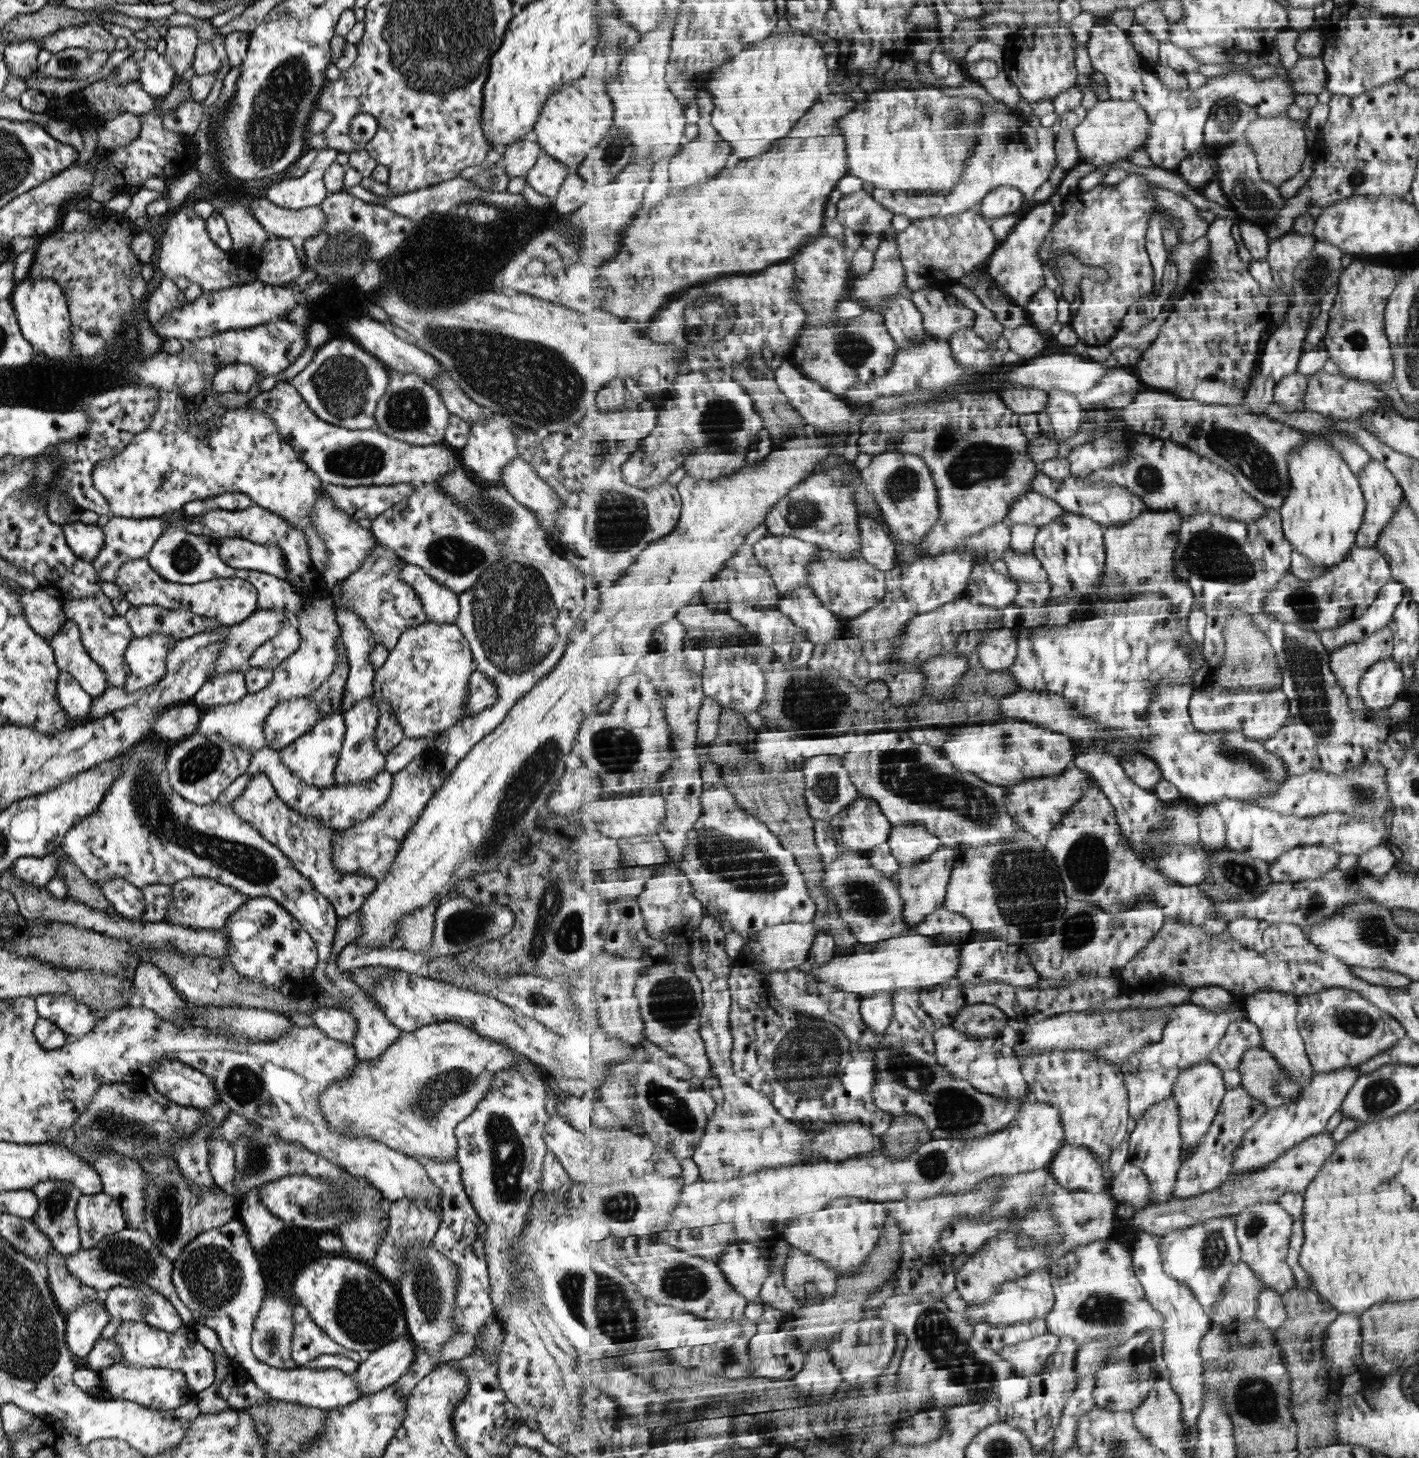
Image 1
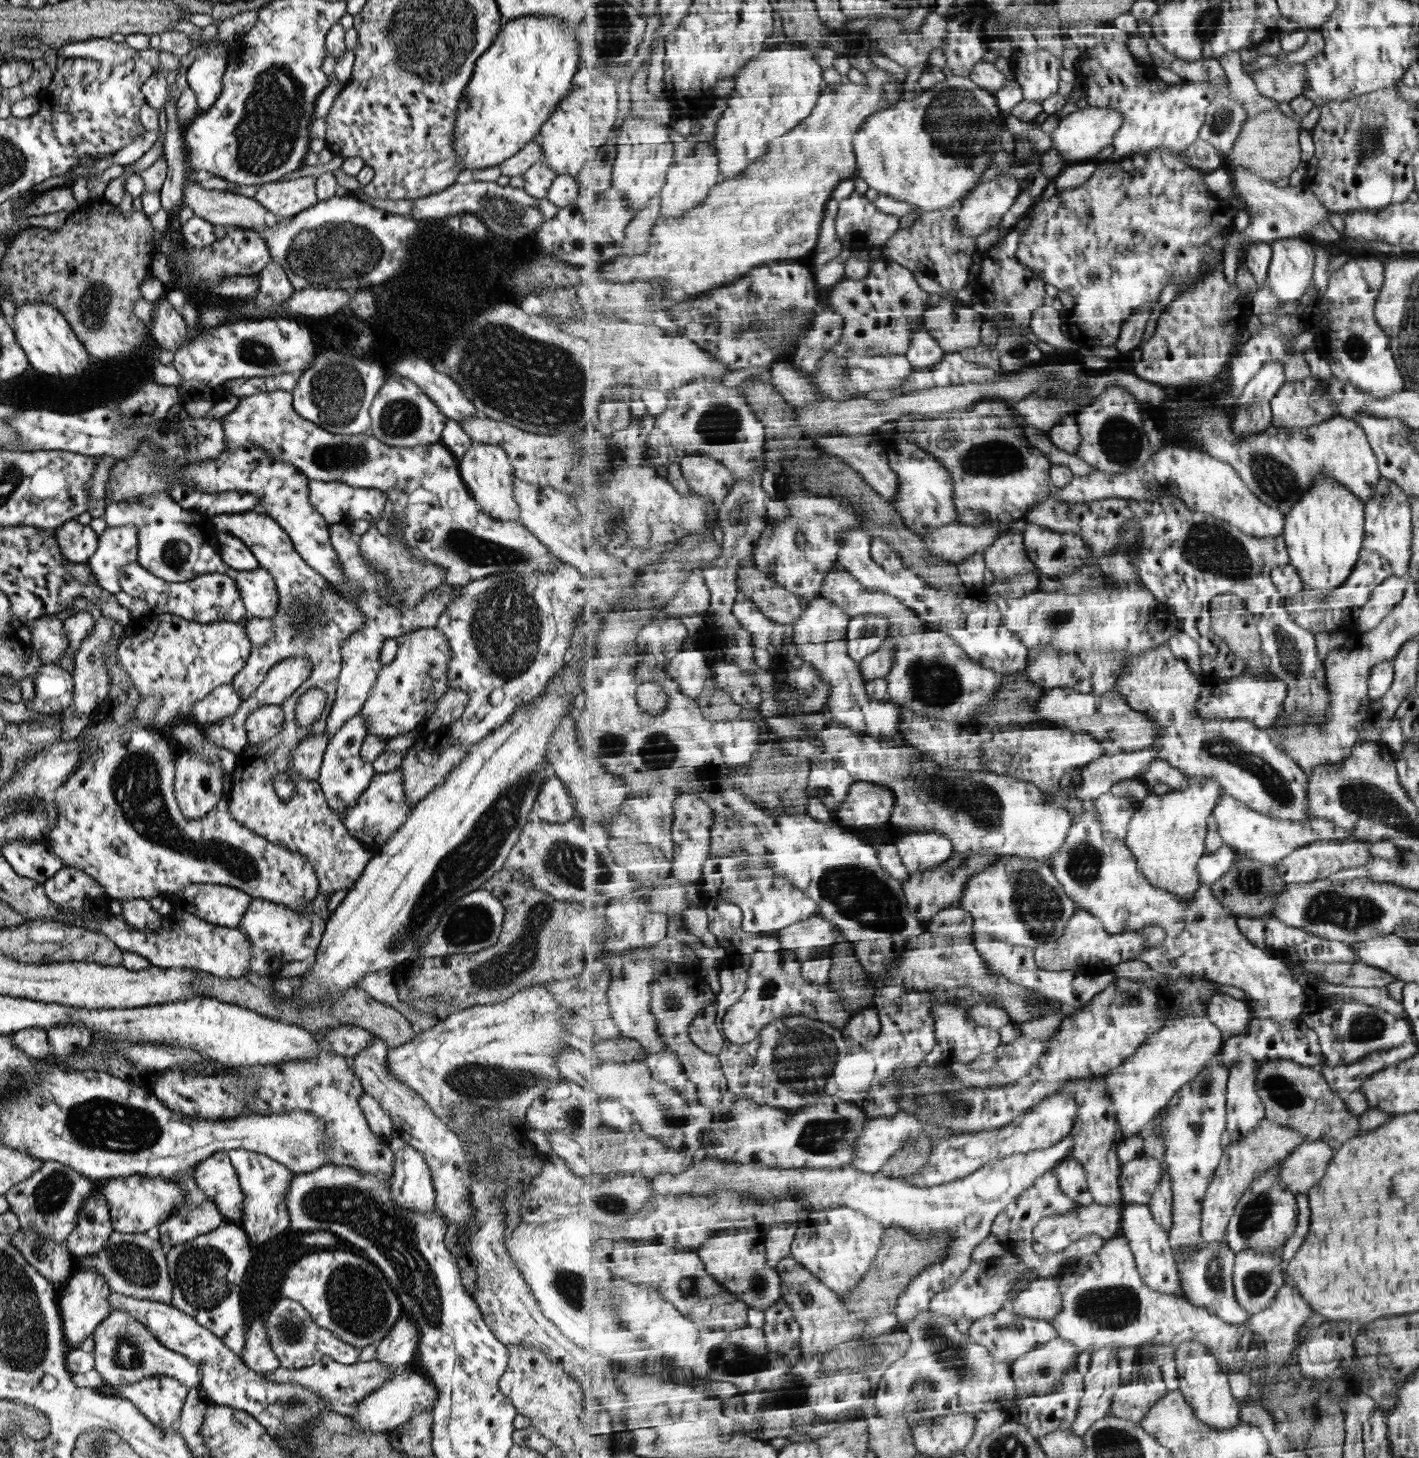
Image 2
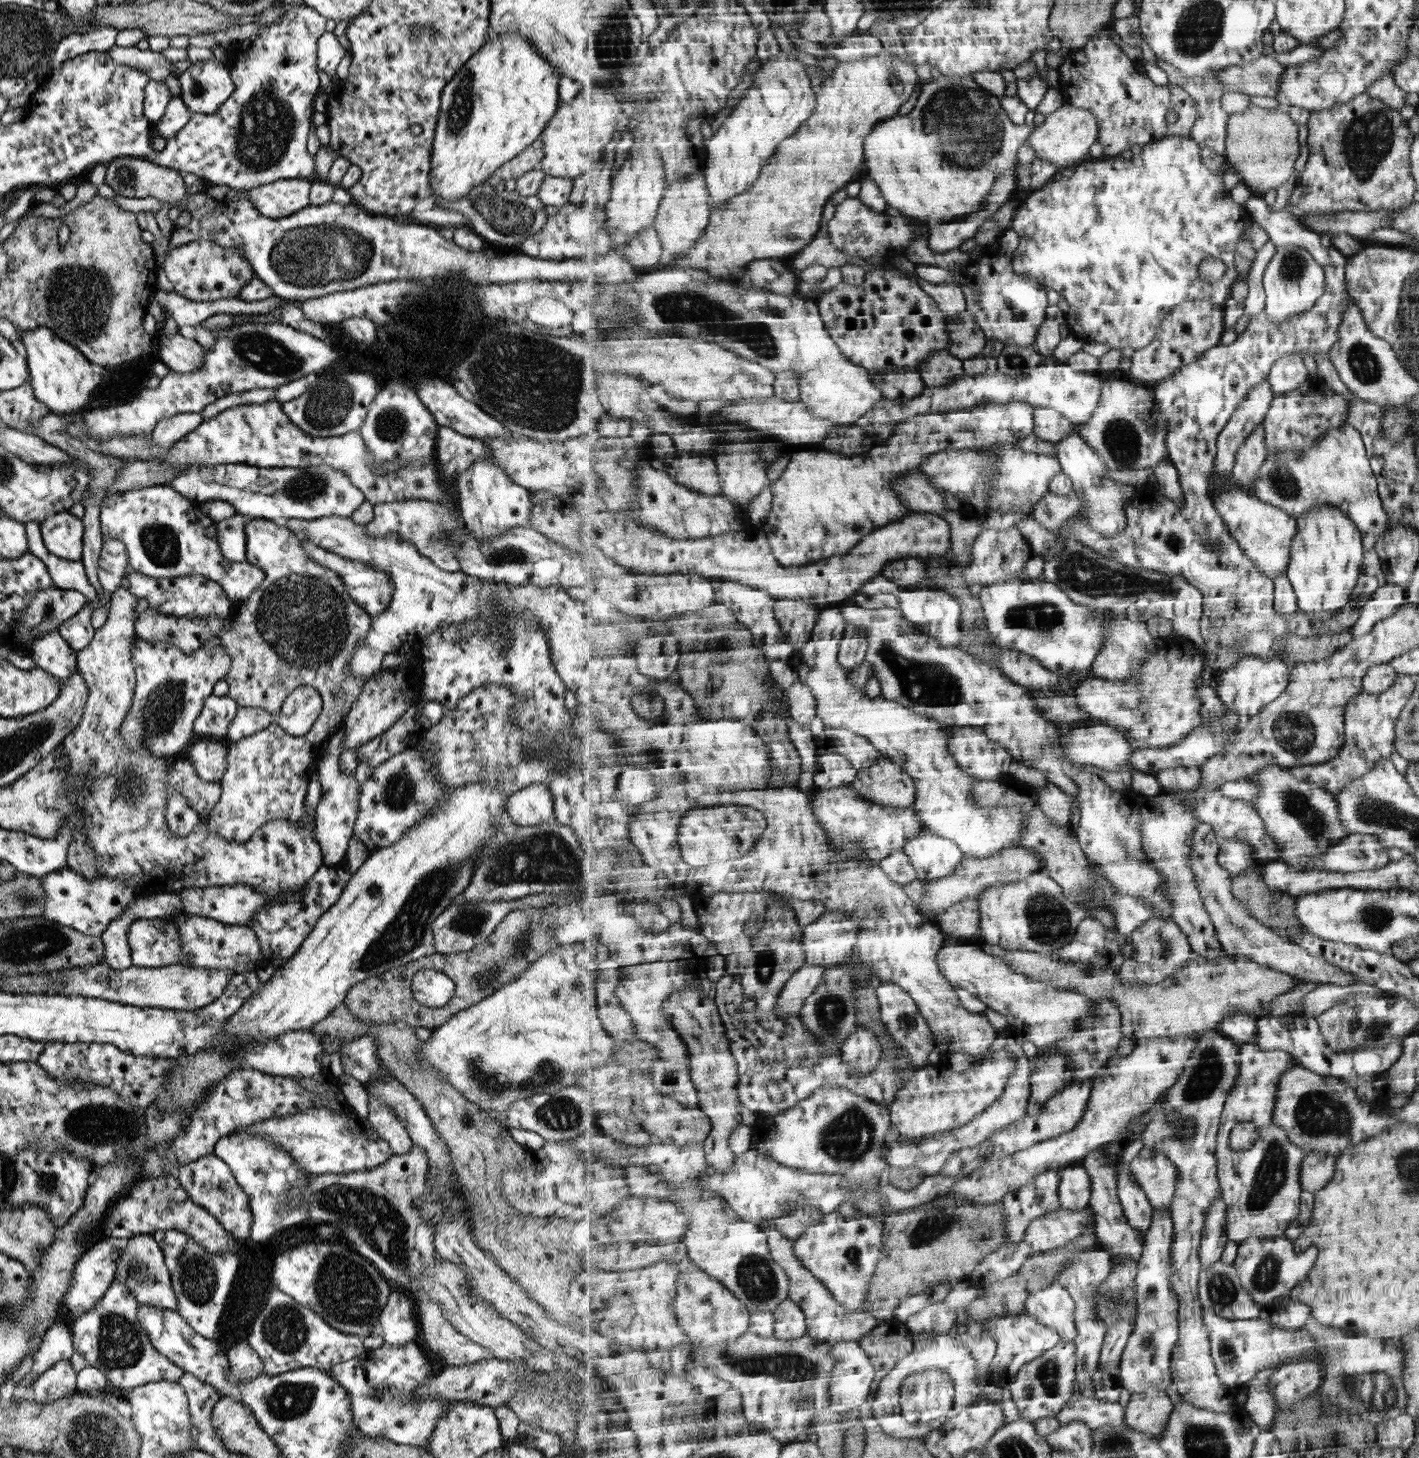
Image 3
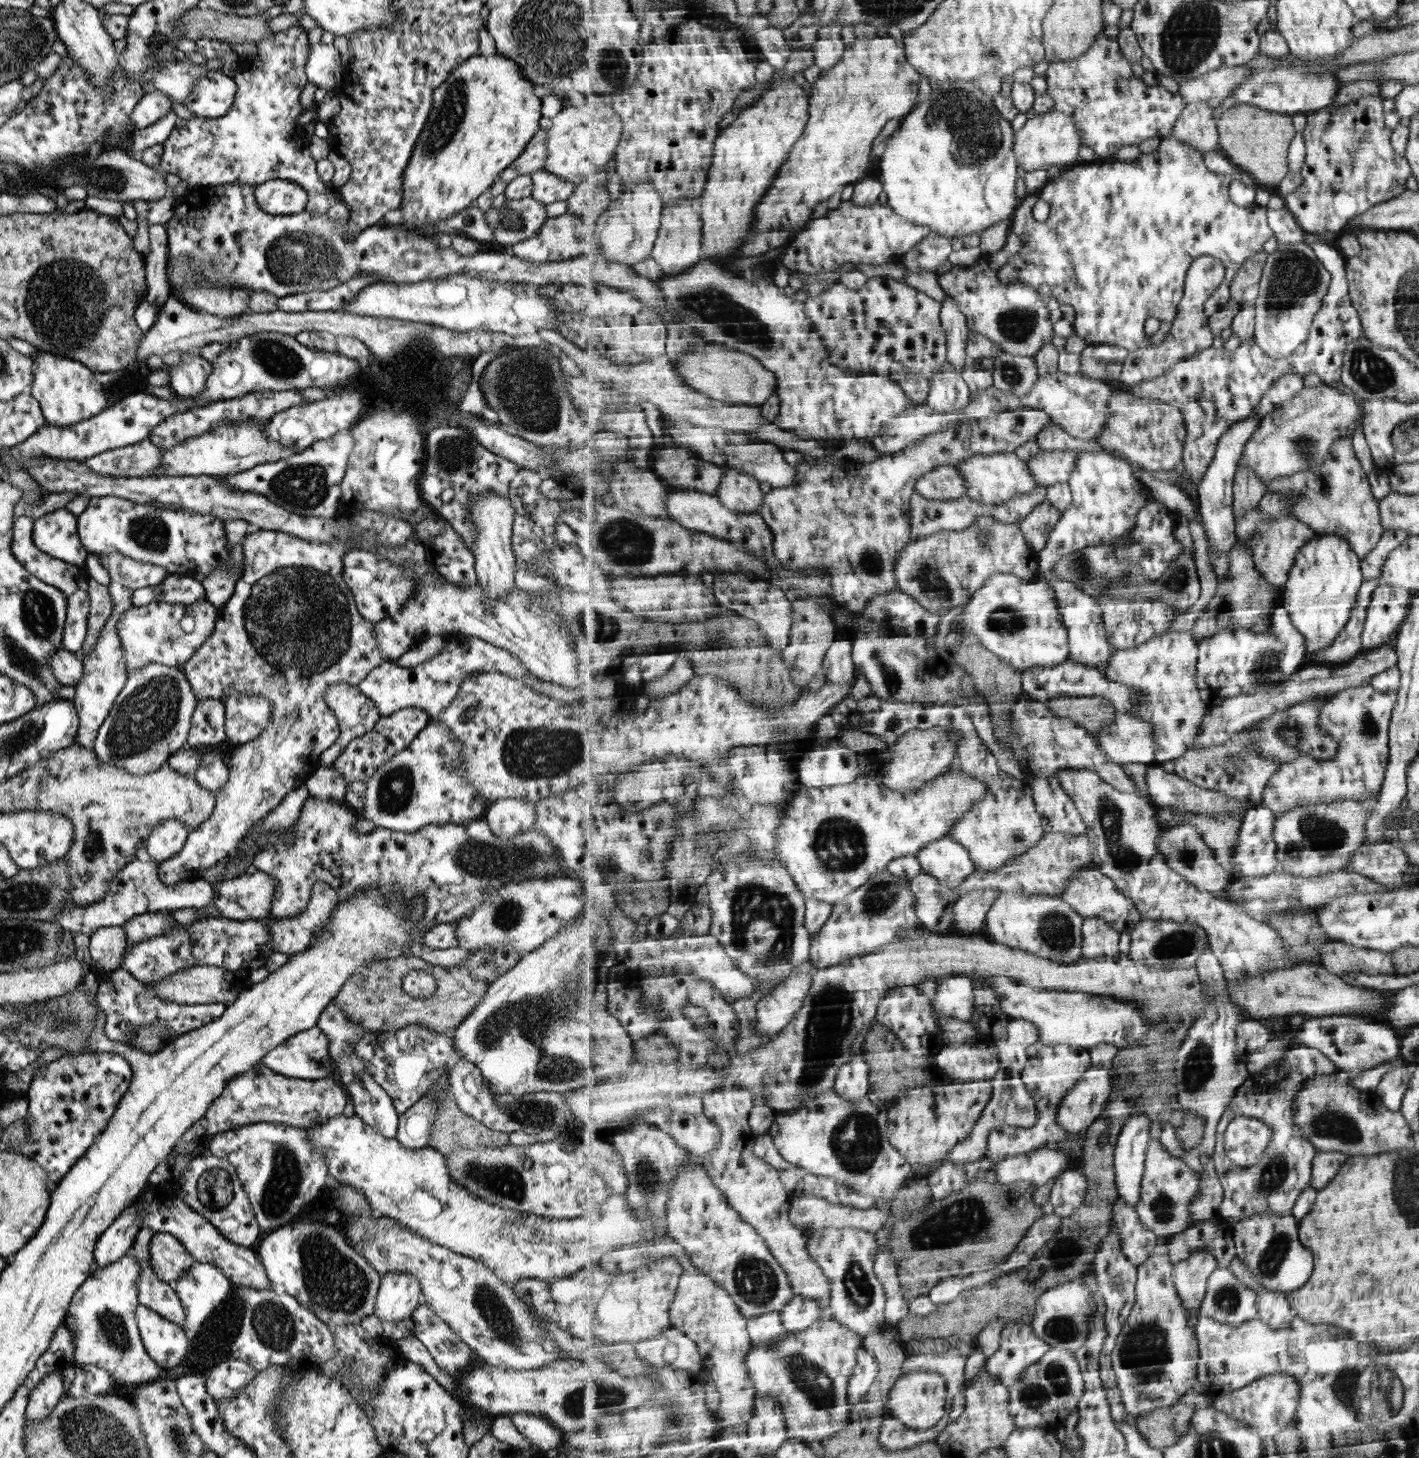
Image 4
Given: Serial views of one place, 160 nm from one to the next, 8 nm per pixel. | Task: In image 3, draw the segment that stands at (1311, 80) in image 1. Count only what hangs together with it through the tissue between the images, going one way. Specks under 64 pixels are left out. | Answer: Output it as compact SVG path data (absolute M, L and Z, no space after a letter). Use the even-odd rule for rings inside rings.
M1262 55L1253 62L1220 70L1218 78L1222 80L1226 94L1233 91L1276 98L1285 69L1286 66L1279 64L1276 59Z

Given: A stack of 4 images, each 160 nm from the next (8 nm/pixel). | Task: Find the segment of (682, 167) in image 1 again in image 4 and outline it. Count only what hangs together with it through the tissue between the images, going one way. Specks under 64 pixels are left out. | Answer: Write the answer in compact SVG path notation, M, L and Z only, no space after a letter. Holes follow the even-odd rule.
M682 198L674 204L665 206L662 211L662 225L652 257L659 263L665 275L683 274L703 259L704 220L701 218L698 205L697 198Z

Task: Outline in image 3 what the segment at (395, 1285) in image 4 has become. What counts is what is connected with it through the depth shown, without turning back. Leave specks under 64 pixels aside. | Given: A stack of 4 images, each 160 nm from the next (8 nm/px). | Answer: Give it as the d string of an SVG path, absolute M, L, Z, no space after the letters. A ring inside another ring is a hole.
M391 1286L384 1307L378 1316L377 1328L381 1331L383 1344L399 1346L413 1343L418 1330L415 1313L412 1298Z

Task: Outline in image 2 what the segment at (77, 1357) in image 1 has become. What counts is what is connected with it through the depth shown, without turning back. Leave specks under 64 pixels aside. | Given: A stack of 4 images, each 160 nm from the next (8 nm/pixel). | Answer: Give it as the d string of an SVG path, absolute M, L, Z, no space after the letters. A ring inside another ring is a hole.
M76 1267L71 1272L65 1286L58 1290L57 1305L61 1317L63 1339L70 1350L78 1349L95 1330L95 1325L105 1320L109 1314L107 1304L109 1293L109 1287L99 1273L93 1269L77 1269Z

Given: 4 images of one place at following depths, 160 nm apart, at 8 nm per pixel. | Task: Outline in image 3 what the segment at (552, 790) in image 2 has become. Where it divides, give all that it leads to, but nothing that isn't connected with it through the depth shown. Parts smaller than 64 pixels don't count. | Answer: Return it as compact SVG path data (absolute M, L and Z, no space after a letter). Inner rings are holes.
M530 784L511 793L505 801L504 809L510 823L517 826L533 826L553 820L552 798L543 784Z

